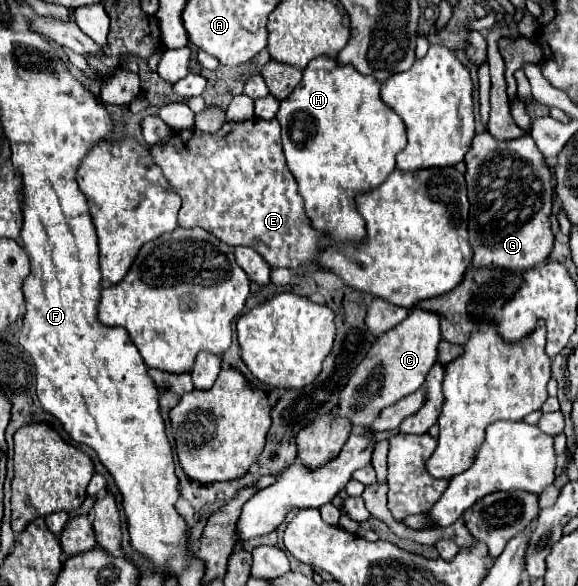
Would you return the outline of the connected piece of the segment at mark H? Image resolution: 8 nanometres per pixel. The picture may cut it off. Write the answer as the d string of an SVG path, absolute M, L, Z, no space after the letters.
M318 56L314 58L306 70L304 76L298 84L298 88L294 88L294 92L280 102L280 112L276 116L276 120L282 126L282 146L284 146L284 156L286 156L286 166L292 172L292 176L298 182L298 194L304 198L304 212L308 216L308 222L314 230L318 230L322 234L320 238L320 246L328 248L332 242L362 242L366 238L366 224L364 218L358 214L356 204L354 204L354 196L356 194L364 194L376 186L380 186L386 176L396 168L396 154L406 146L406 128L400 122L400 116L396 116L390 108L386 108L386 104L380 100L380 84L374 80L374 76L362 76L360 72L356 72L350 66L338 66L338 62L334 58L326 58L326 56Z

